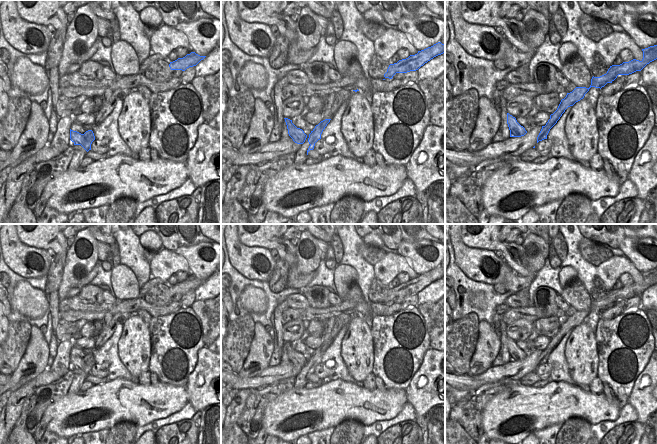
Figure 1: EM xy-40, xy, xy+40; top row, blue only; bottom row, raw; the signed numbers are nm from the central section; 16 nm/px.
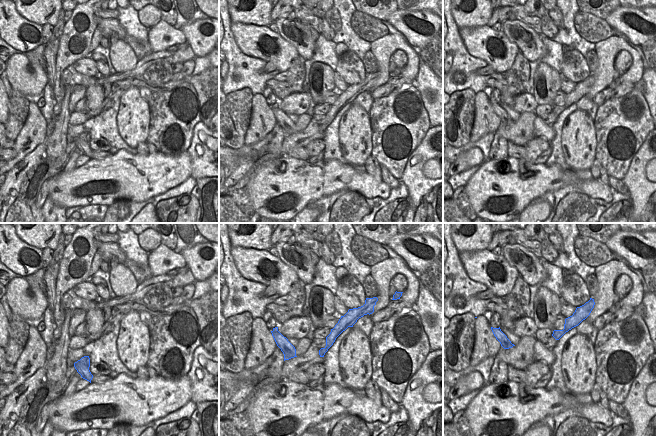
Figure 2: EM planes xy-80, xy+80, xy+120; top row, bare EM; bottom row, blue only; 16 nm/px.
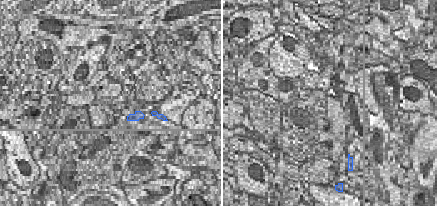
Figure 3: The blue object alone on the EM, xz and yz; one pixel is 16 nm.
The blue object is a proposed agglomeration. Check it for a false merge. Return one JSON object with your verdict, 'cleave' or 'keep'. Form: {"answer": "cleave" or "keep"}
{"answer": "cleave"}

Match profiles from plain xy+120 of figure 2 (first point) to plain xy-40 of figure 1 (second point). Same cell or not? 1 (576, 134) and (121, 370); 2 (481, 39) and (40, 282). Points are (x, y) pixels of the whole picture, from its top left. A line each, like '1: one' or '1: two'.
1: two
2: two

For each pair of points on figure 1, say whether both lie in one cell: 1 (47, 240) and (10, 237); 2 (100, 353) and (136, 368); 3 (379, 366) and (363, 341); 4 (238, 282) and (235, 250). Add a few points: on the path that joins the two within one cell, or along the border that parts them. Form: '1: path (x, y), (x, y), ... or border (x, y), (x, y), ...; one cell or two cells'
1: border (16, 234), (22, 242), (40, 249); two cells
2: border (118, 339), (118, 357), (126, 369), (137, 377); two cells
3: border (371, 335), (373, 343), (372, 372); two cells
4: border (231, 264), (247, 278), (259, 280); two cells

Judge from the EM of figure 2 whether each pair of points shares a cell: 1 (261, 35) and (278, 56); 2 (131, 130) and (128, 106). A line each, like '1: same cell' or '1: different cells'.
1: same cell
2: same cell

